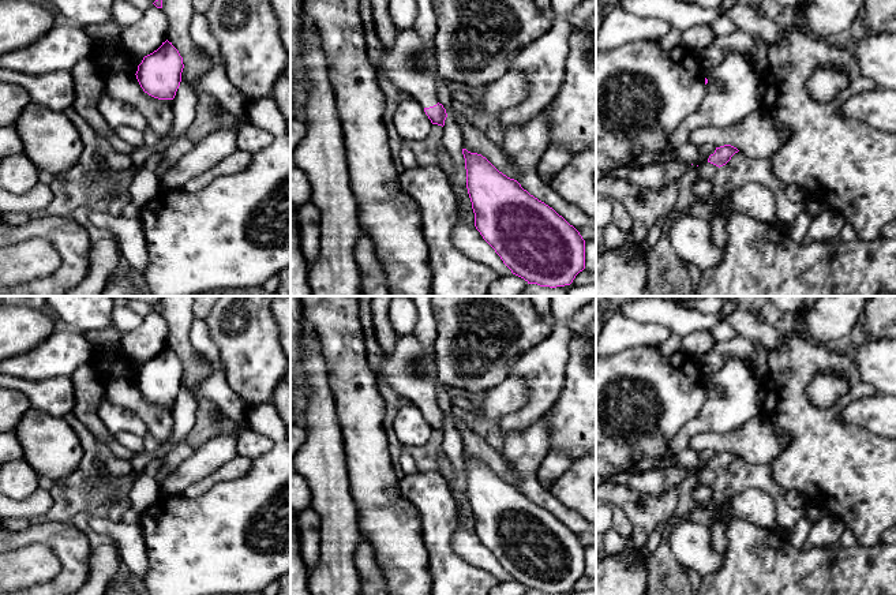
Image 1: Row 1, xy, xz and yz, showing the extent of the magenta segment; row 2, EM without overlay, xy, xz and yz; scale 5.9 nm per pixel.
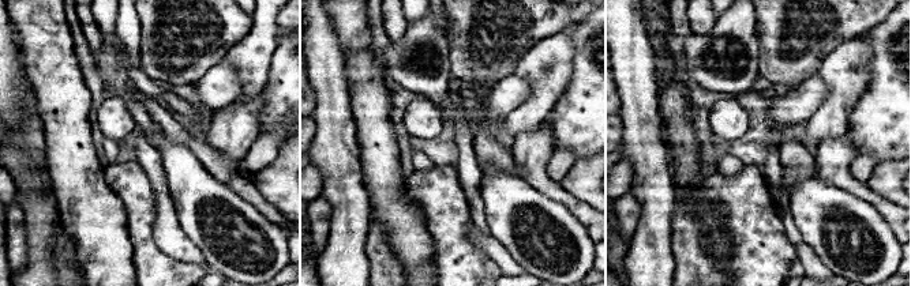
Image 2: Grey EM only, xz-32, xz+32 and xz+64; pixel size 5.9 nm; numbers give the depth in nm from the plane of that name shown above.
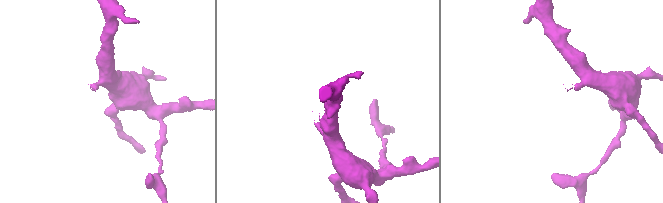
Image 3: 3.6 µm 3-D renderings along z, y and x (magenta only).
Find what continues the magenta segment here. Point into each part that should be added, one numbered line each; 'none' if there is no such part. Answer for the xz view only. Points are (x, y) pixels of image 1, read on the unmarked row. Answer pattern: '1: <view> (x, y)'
1: xz (411, 370)

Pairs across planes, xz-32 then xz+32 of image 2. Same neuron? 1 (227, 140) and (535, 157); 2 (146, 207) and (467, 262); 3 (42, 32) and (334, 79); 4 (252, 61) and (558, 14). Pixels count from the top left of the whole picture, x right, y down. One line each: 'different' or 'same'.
1: same
2: same
3: different
4: different

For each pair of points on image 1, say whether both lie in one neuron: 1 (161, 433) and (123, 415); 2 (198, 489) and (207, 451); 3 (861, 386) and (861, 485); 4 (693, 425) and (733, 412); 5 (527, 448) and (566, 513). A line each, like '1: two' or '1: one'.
1: two
2: two
3: one
4: one
5: one

